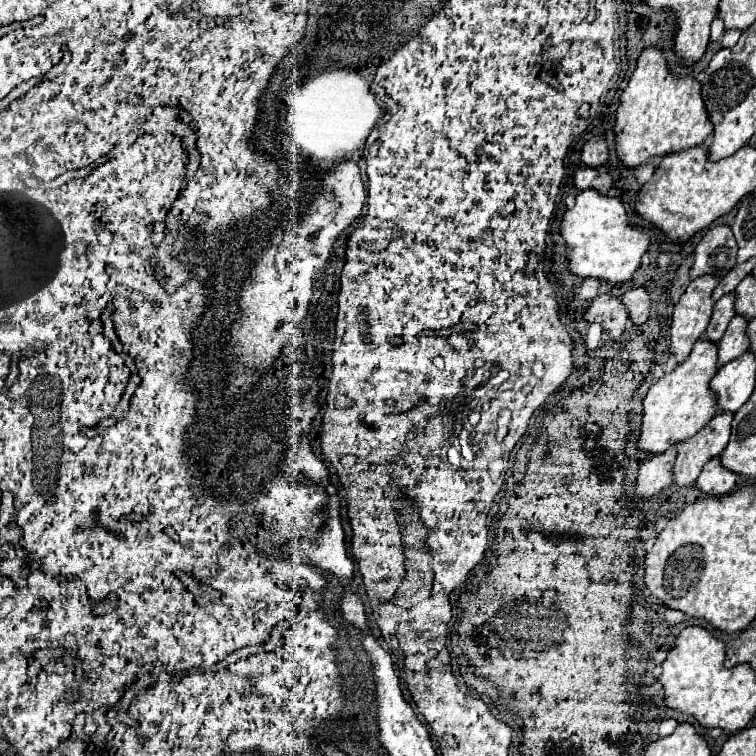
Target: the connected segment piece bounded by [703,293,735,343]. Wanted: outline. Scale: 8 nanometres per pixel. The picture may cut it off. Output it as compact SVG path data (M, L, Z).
M733 293L721 297L721 299L715 303L711 321L709 321L709 325L707 325L707 329L705 329L705 335L703 335L707 341L715 341L715 343L717 343L717 341L723 337L723 333L725 333L729 321L731 321L731 317L735 315L733 303L735 303Z

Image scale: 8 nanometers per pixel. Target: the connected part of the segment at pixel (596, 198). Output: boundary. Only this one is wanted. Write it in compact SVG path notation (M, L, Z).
M587 189L577 195L575 205L565 211L559 231L567 245L565 259L569 263L569 271L581 279L593 277L613 285L631 279L649 247L649 237L639 235L639 231L627 223L623 203L615 197L599 195L595 189Z

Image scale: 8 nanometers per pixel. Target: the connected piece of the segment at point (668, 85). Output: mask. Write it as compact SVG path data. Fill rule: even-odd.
M649 47L641 53L637 67L629 79L627 89L621 93L621 105L615 121L615 151L617 159L635 169L651 159L685 151L701 145L713 131L701 99L701 85L691 75L673 77L665 65L659 49Z

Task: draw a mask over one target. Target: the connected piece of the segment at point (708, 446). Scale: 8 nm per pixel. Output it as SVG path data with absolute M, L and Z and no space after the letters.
M733 413L715 415L699 433L689 437L687 441L677 443L677 459L673 463L673 485L691 487L703 465L719 457L719 453L727 447L731 435L731 419Z

